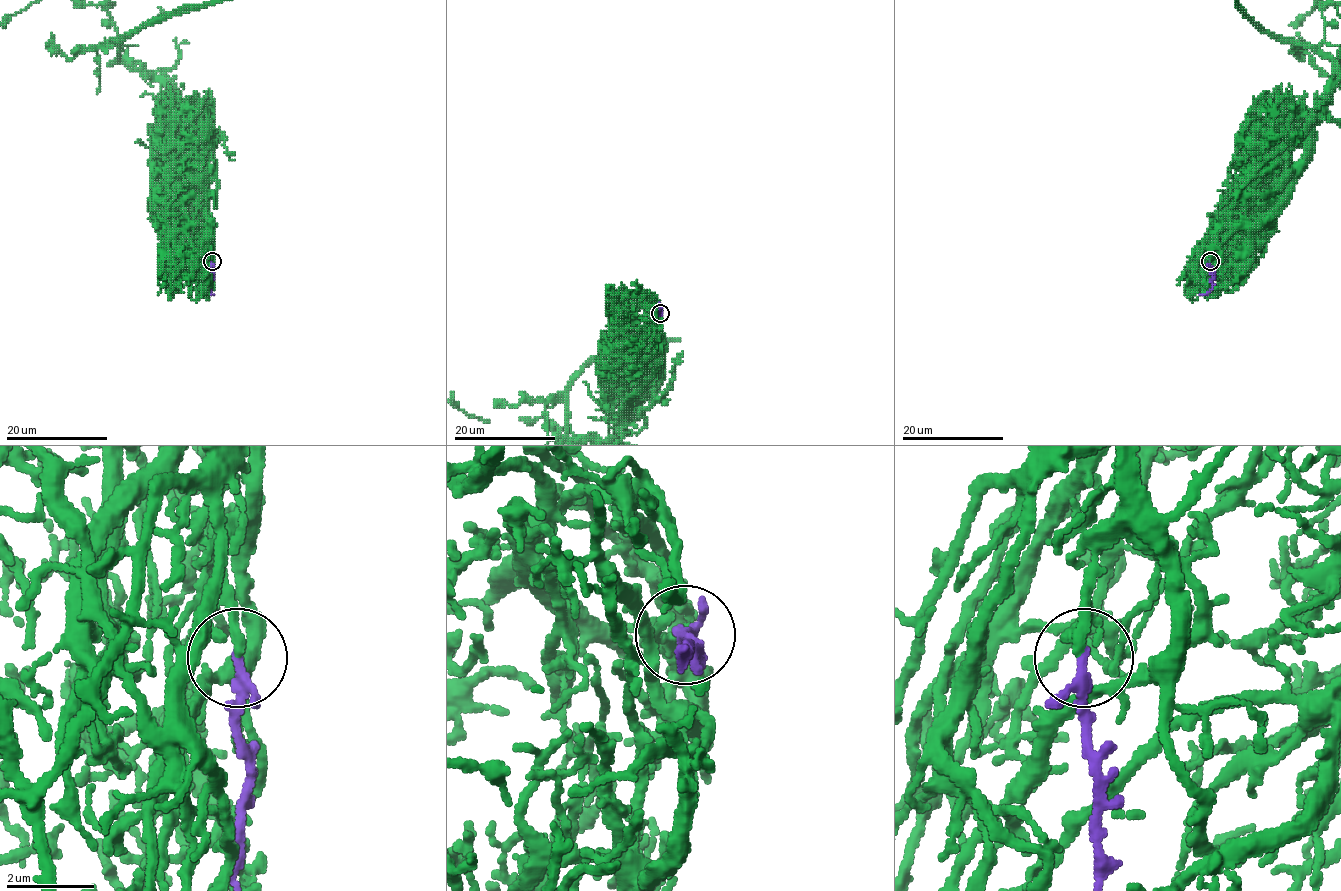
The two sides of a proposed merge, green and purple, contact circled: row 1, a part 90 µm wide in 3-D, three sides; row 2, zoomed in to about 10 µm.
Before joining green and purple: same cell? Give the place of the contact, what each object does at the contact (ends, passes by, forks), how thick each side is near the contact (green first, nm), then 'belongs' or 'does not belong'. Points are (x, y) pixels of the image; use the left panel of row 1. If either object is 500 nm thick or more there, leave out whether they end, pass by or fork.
at (212, 261); green ends there; purple passes by; 240 nm thick on the green side, 190 nm on the other; belongs

